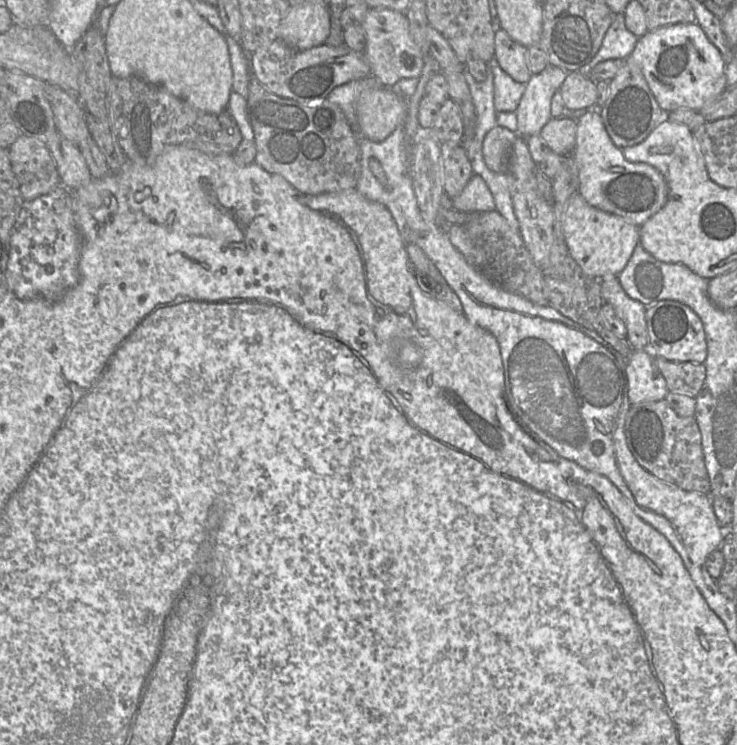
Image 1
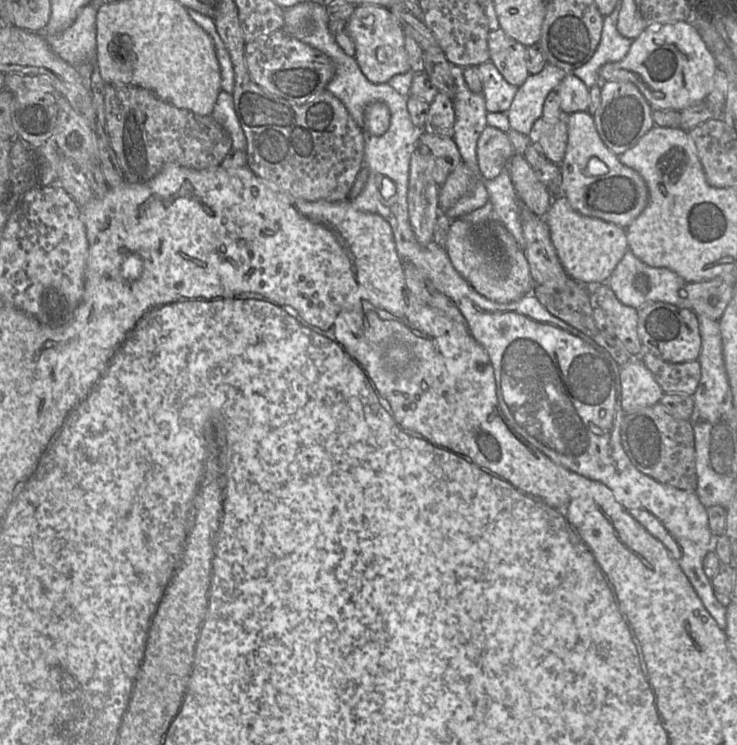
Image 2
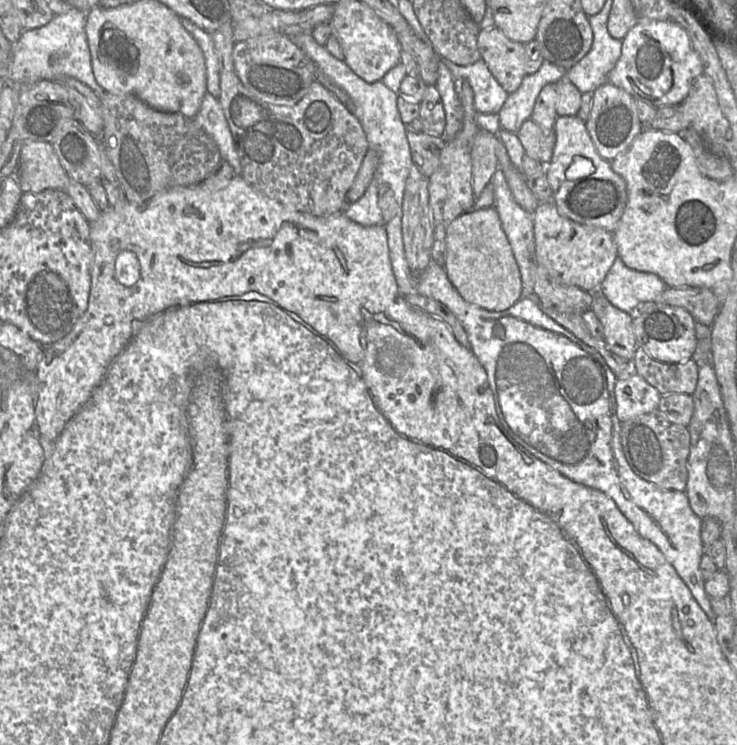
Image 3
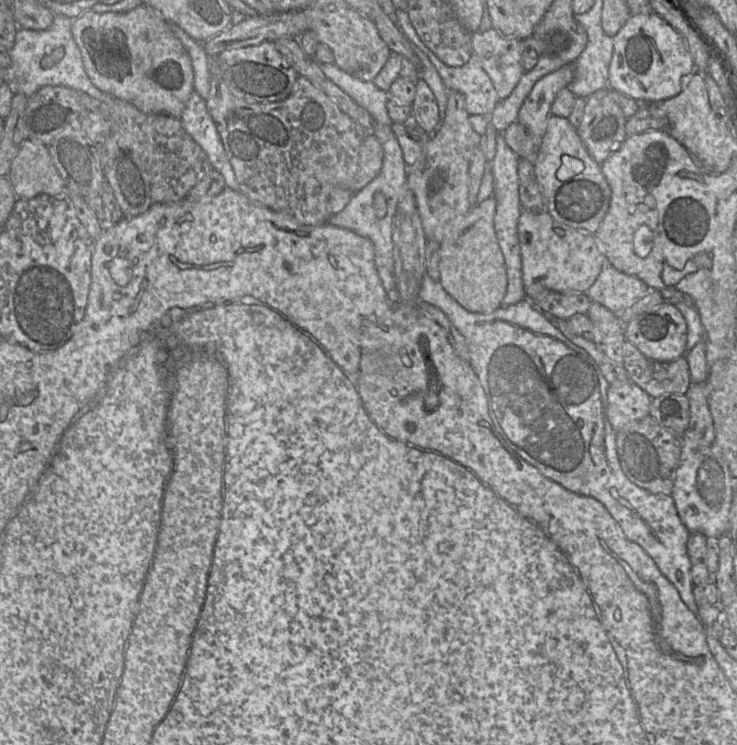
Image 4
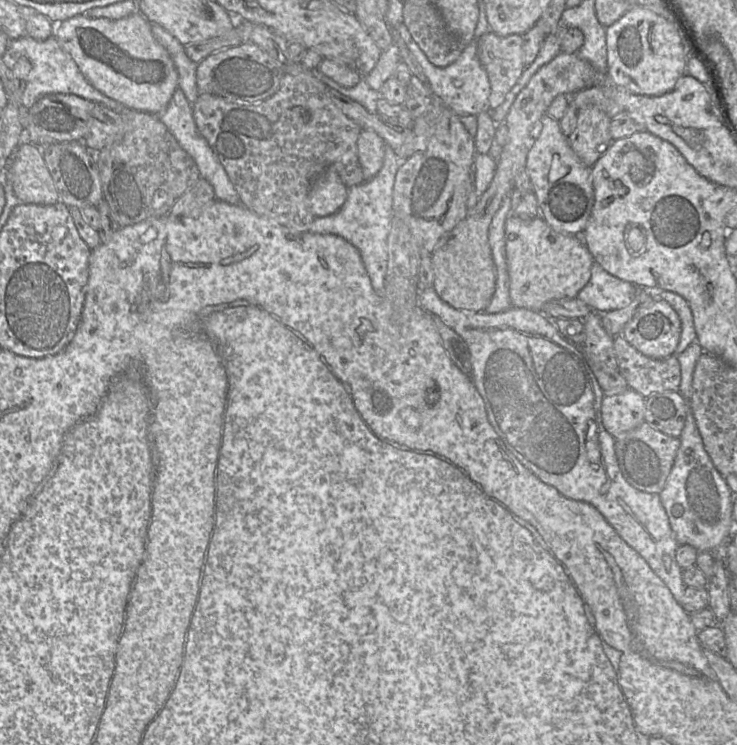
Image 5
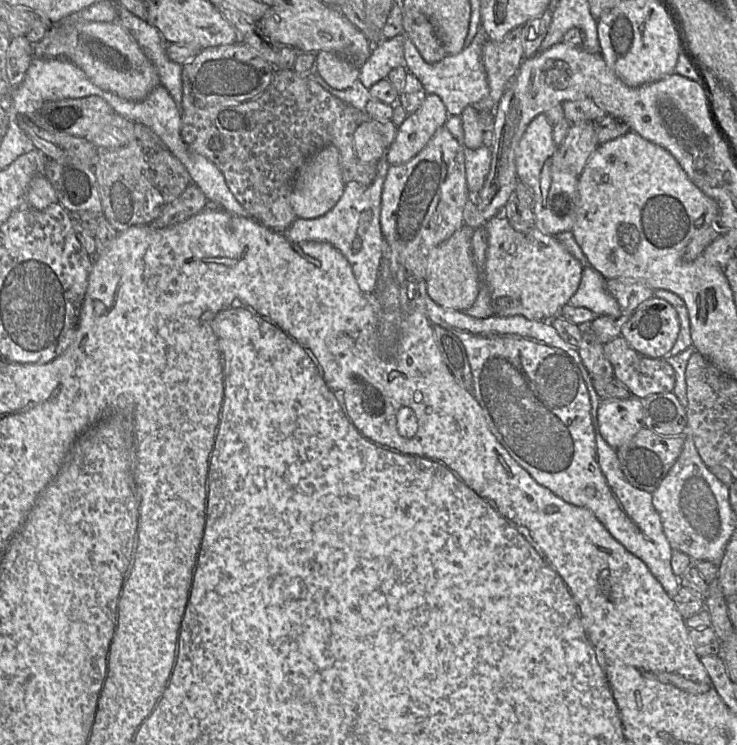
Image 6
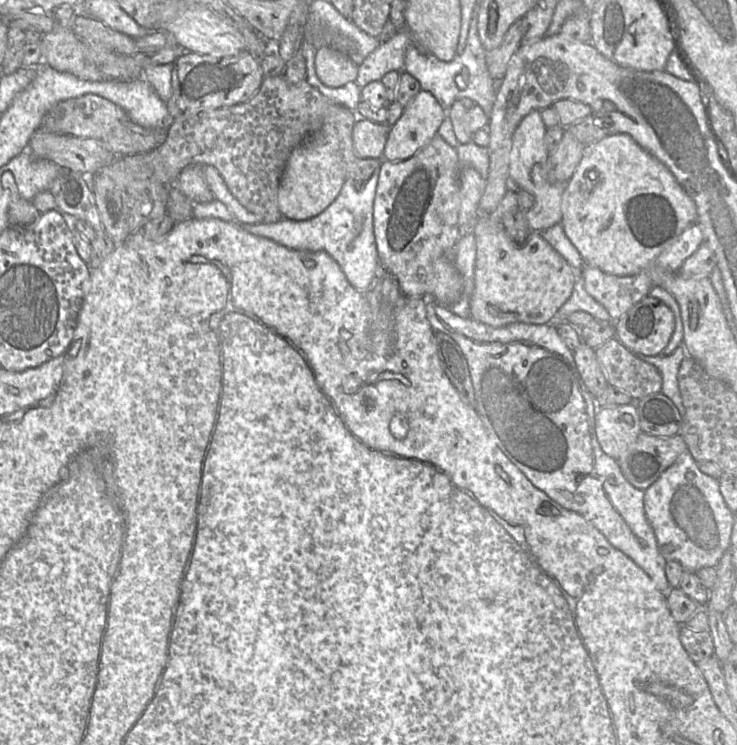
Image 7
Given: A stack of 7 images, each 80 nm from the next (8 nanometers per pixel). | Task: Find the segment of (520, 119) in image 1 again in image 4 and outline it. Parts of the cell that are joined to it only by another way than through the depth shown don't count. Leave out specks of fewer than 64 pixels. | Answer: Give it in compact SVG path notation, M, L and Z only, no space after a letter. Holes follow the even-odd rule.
M556 59L552 64L544 64L541 68L537 65L534 70L525 71L512 93L499 101L490 114L491 123L497 131L503 132L509 125L517 121L519 109L538 80L565 64L561 59Z

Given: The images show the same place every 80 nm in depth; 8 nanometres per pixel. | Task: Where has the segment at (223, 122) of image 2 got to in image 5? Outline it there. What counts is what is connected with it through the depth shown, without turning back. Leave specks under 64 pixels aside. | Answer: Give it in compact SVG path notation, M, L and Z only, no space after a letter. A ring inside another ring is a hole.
M180 89L175 91L166 109L157 116L175 137L179 145L192 157L199 170L200 179L205 179L212 185L215 199L232 205L239 204L239 195L236 189L208 142L199 133L193 118L192 104L187 101Z

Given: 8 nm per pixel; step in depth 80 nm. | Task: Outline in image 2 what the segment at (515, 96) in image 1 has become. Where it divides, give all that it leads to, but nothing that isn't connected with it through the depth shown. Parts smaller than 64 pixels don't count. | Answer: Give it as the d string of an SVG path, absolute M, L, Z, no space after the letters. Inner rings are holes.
M490 60L478 65L477 70L487 112L507 112L518 87L509 84Z

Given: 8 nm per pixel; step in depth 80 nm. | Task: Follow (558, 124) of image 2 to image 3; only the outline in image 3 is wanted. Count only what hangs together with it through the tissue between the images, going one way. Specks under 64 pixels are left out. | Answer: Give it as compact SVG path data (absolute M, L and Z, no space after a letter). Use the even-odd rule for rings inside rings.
M532 120L525 121L516 133L525 155L547 165L553 156L556 136L552 130L543 130Z

